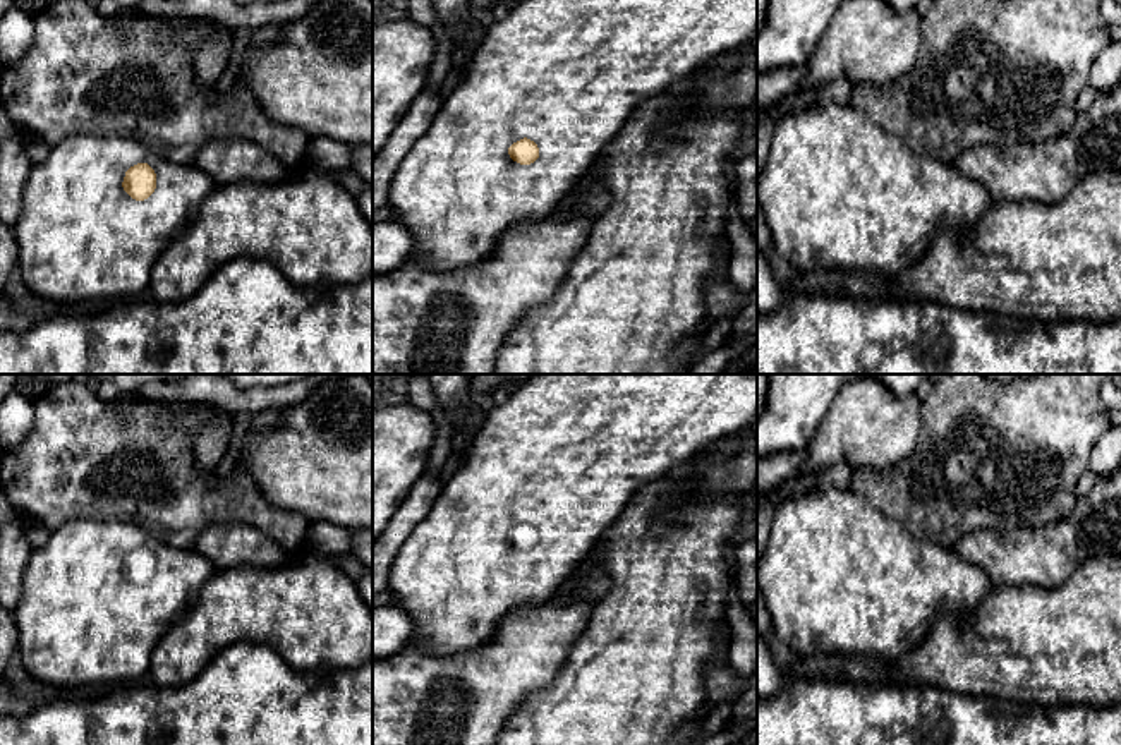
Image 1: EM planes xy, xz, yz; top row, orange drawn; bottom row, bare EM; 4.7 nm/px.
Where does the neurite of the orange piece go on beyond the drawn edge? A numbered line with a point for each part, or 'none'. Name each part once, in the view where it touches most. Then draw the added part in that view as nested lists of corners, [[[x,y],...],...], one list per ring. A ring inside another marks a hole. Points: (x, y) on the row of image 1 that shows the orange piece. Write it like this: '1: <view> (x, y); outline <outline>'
1: xy (79, 236); outline [[[69,136],[53,146],[50,154],[34,165],[26,179],[21,215],[12,225],[19,251],[17,271],[34,295],[62,306],[148,295],[151,270],[158,256],[192,225],[204,199],[216,187],[218,184],[199,167],[172,163],[136,139]],[[137,163],[148,163],[156,173],[156,189],[144,201],[132,199],[122,187],[125,172]]]

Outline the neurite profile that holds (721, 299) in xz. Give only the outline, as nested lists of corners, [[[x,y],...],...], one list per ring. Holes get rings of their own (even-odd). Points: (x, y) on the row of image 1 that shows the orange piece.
[[[731,254],[716,256],[718,271],[704,285],[706,318],[712,324],[723,316],[738,314],[748,302],[748,294],[740,294],[728,278]]]

